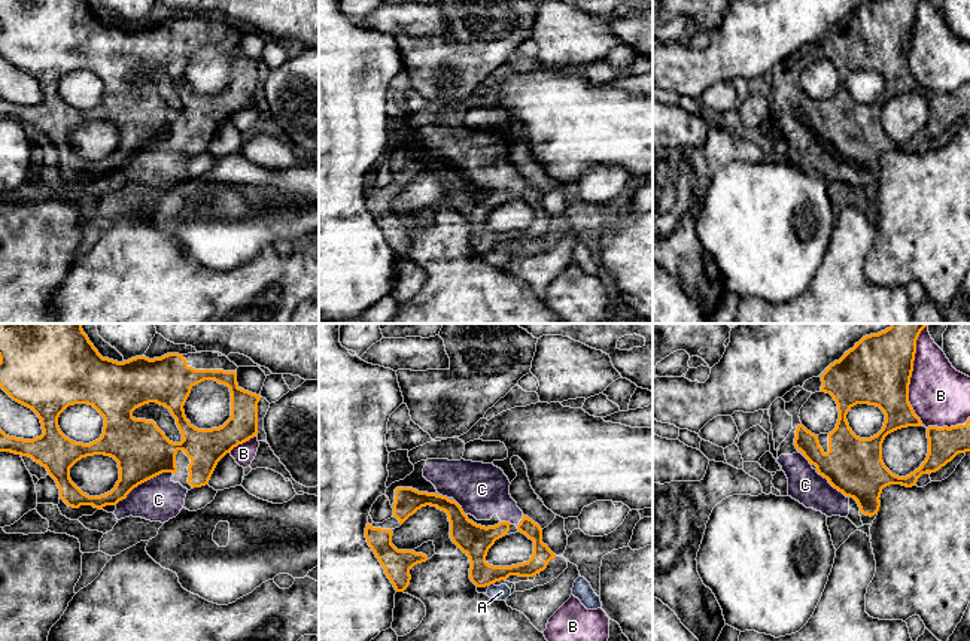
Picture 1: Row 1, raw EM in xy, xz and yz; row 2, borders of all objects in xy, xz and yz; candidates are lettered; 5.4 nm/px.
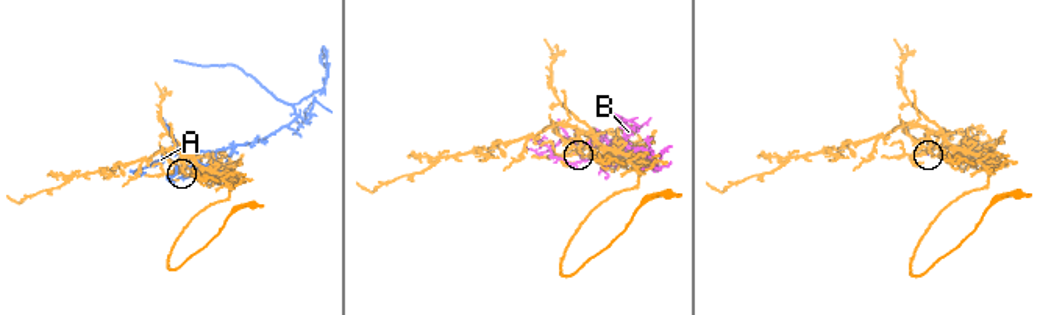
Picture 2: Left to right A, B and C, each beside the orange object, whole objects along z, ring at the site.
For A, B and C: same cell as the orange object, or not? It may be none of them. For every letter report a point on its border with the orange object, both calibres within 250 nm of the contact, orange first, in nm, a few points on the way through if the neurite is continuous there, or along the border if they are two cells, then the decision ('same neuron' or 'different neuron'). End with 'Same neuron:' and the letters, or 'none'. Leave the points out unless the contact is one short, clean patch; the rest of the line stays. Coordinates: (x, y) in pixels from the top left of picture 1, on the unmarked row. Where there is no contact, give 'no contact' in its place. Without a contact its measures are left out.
A: contact xz (490, 249); calibres 170 and 80 nm; different neuron
B: contact yz (909, 45); calibres 360 and 320 nm; different neuron
C: contact xy (143, 148); calibres 300 and 240 nm; same neuron
Same neuron: C

